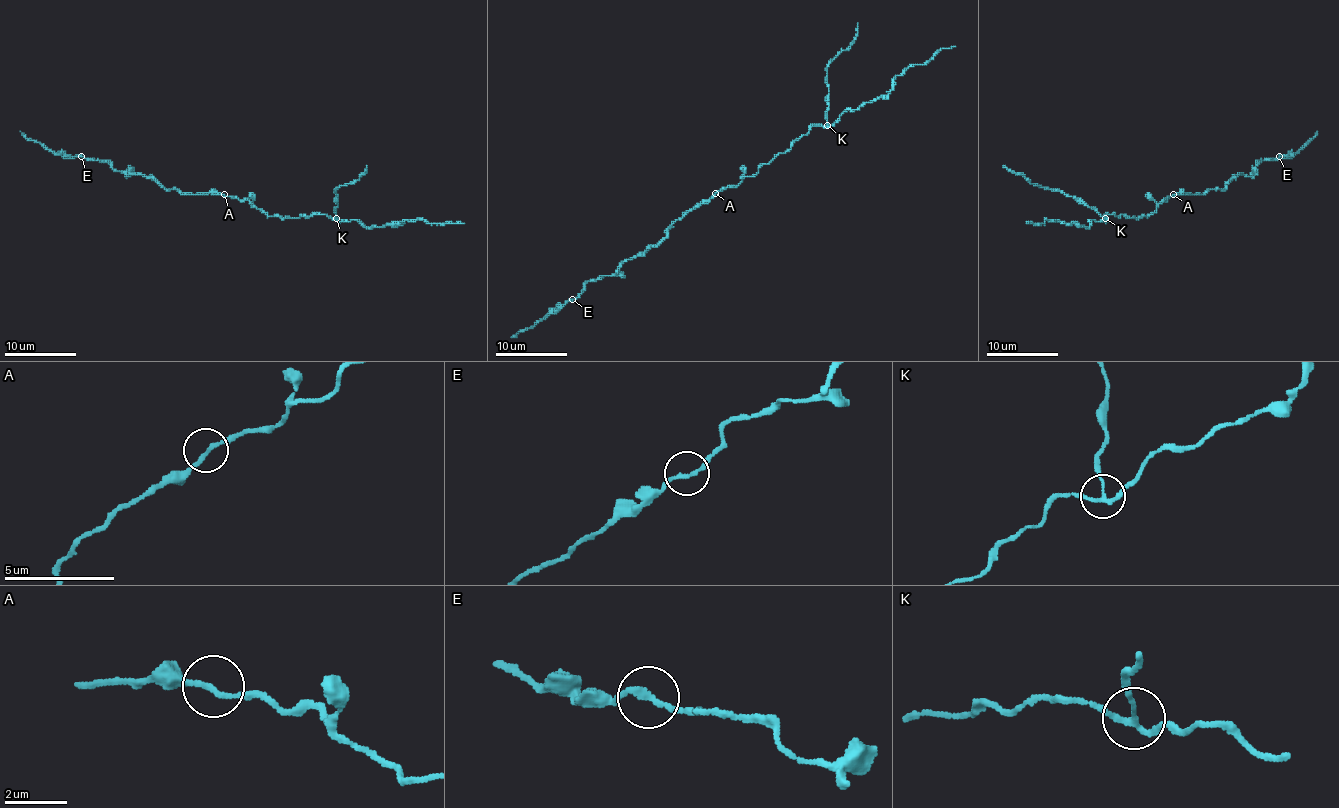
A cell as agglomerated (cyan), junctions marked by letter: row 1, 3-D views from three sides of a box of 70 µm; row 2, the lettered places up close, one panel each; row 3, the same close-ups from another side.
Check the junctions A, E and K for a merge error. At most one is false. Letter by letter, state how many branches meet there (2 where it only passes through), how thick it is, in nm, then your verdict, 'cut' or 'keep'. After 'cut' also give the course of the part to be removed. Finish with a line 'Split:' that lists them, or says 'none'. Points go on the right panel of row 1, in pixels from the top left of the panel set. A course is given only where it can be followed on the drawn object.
A: branches 2; calibre 180 nm; keep
E: branches 2; calibre 180 nm; keep
K: branches 3; calibre 150 nm; cut; course (1106, 218), (1072, 196), (1046, 189), (1003, 166)
Split: K

